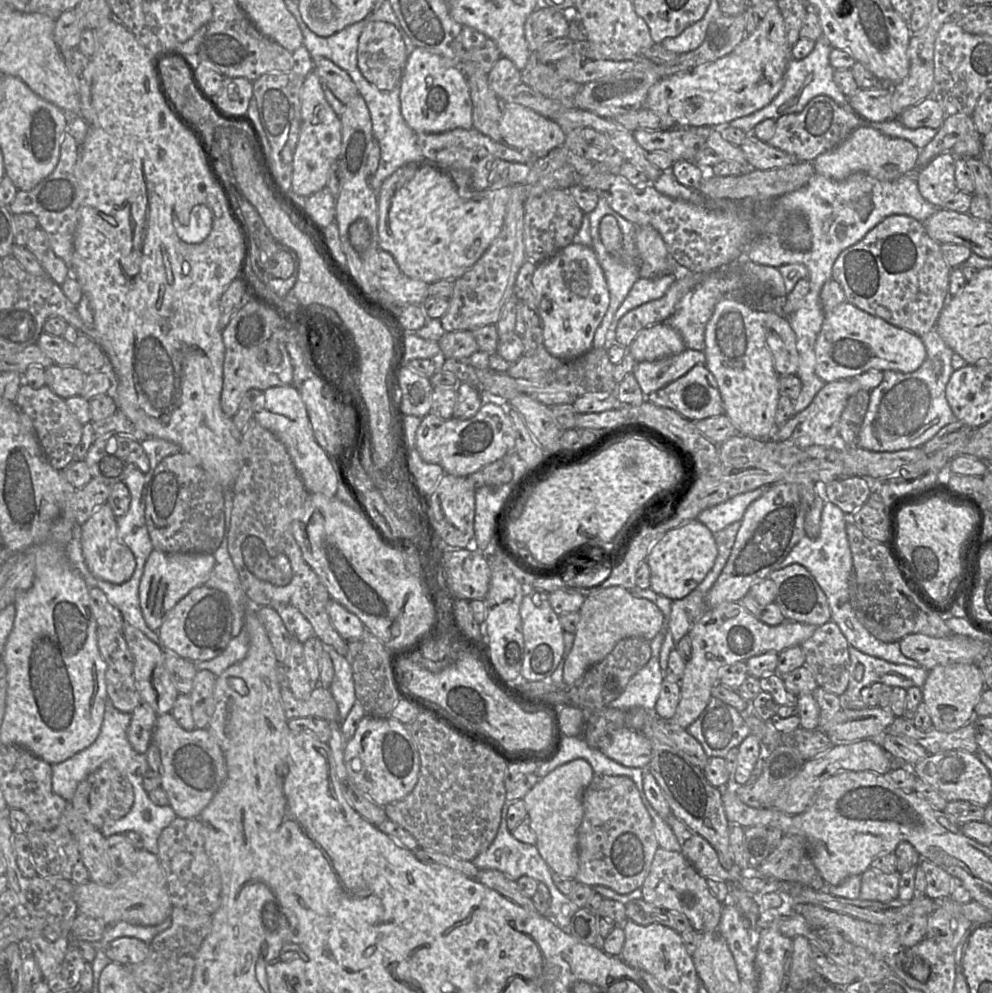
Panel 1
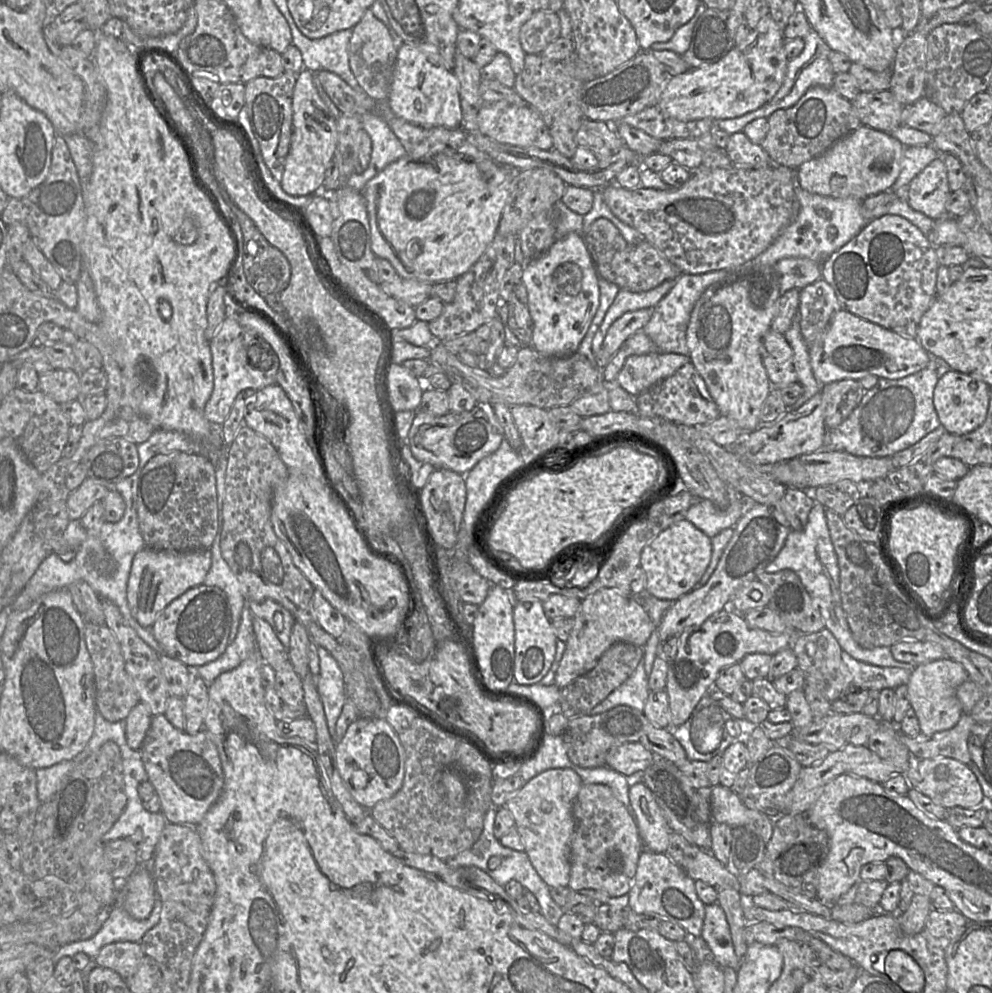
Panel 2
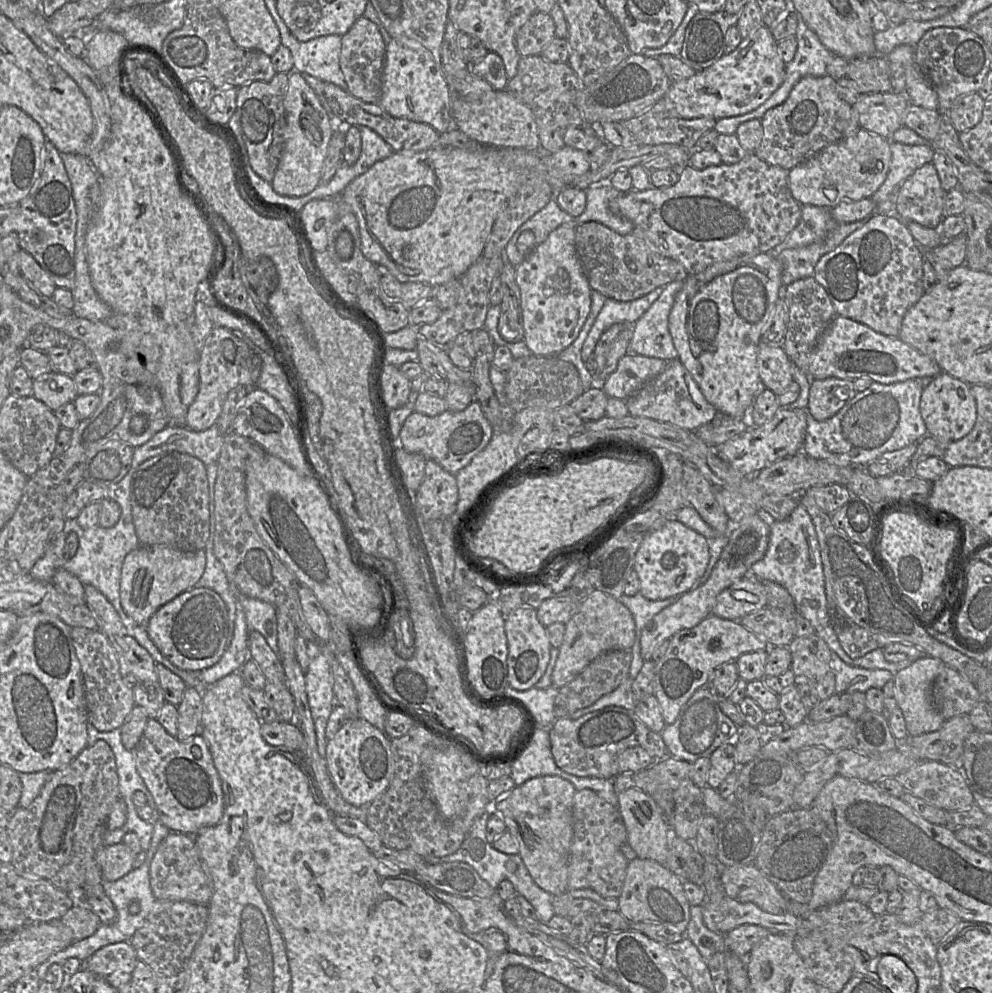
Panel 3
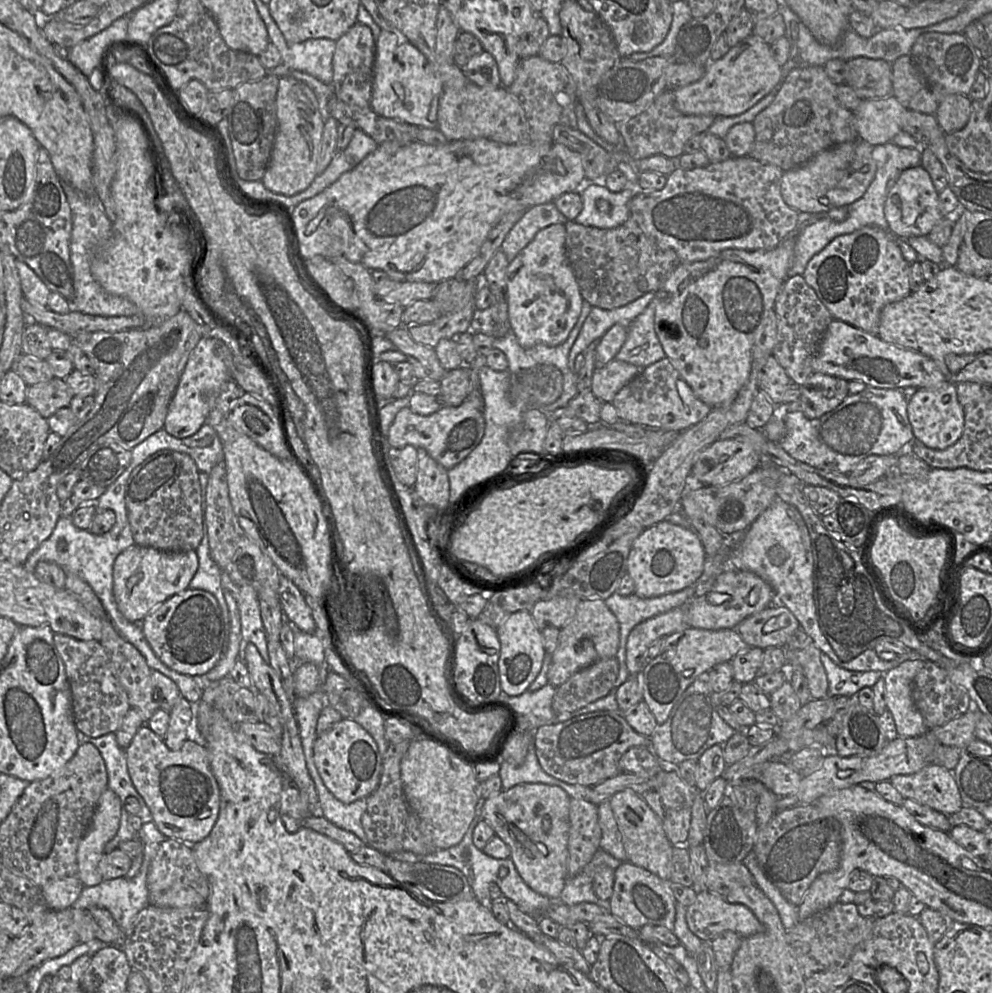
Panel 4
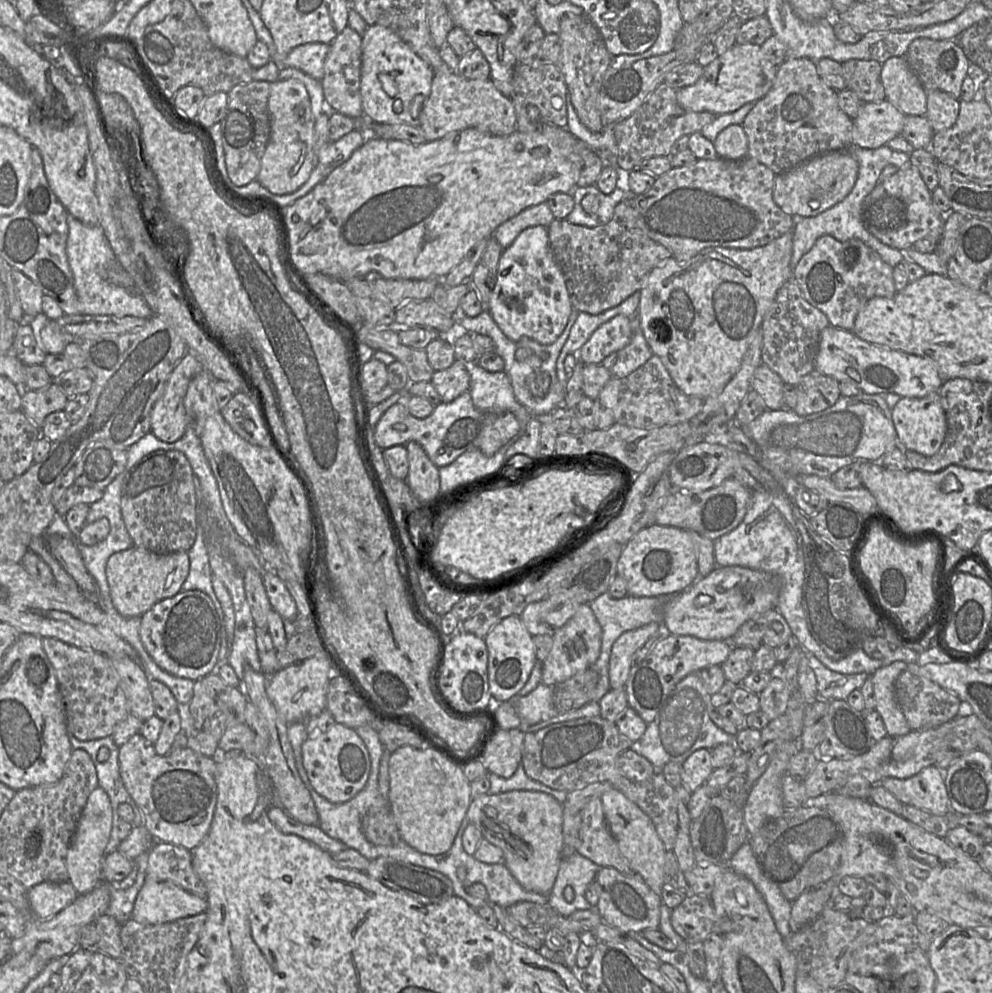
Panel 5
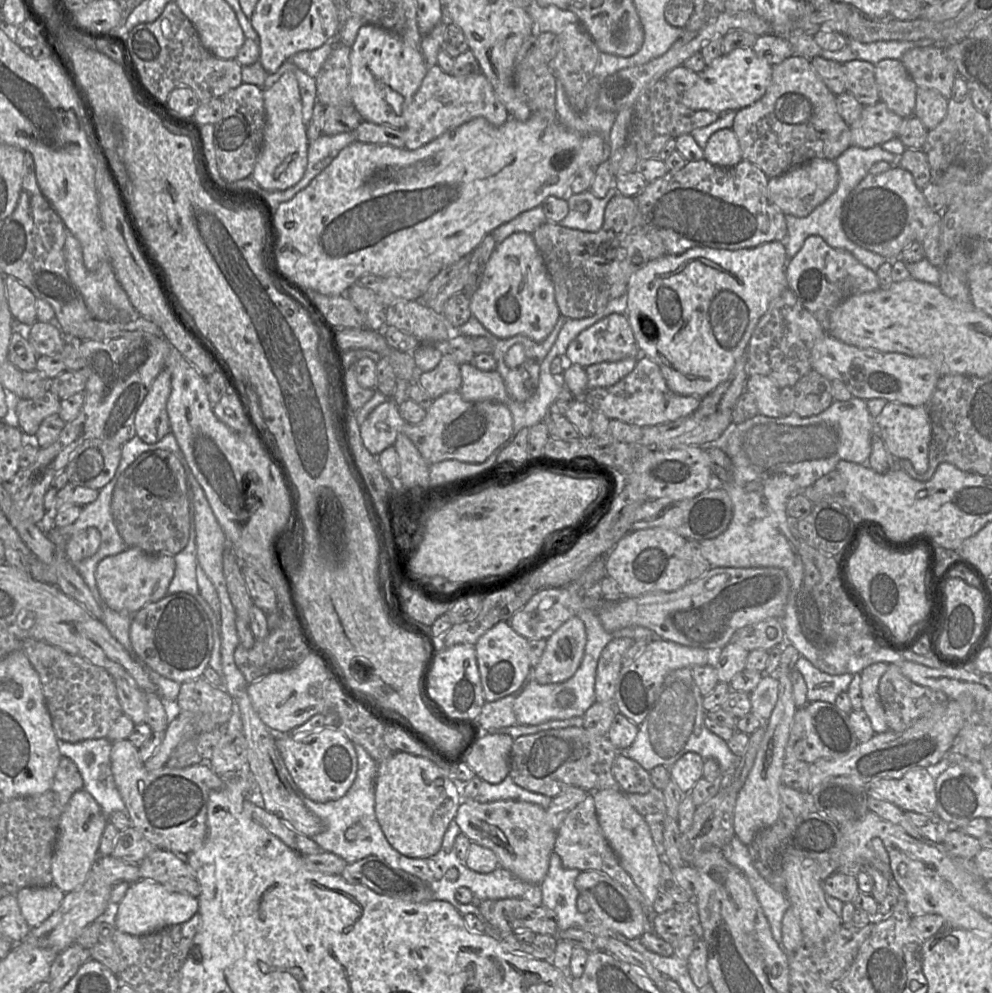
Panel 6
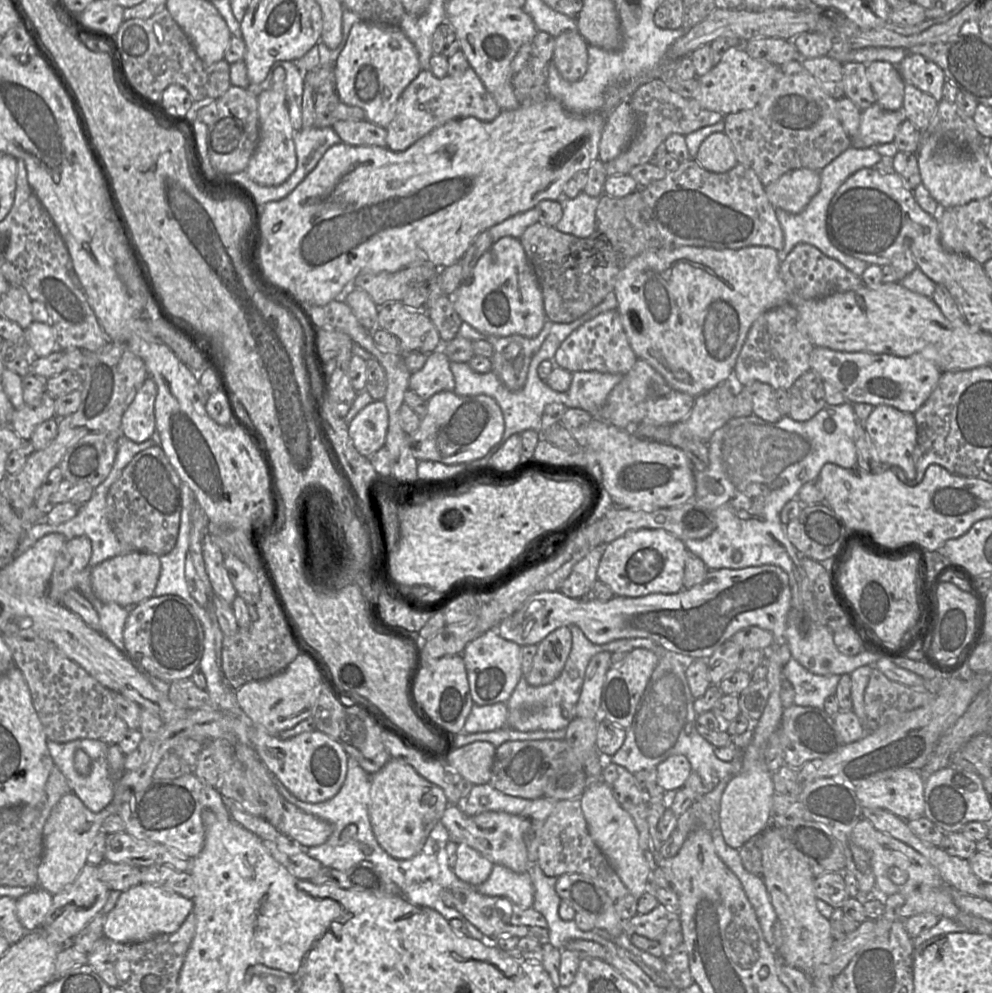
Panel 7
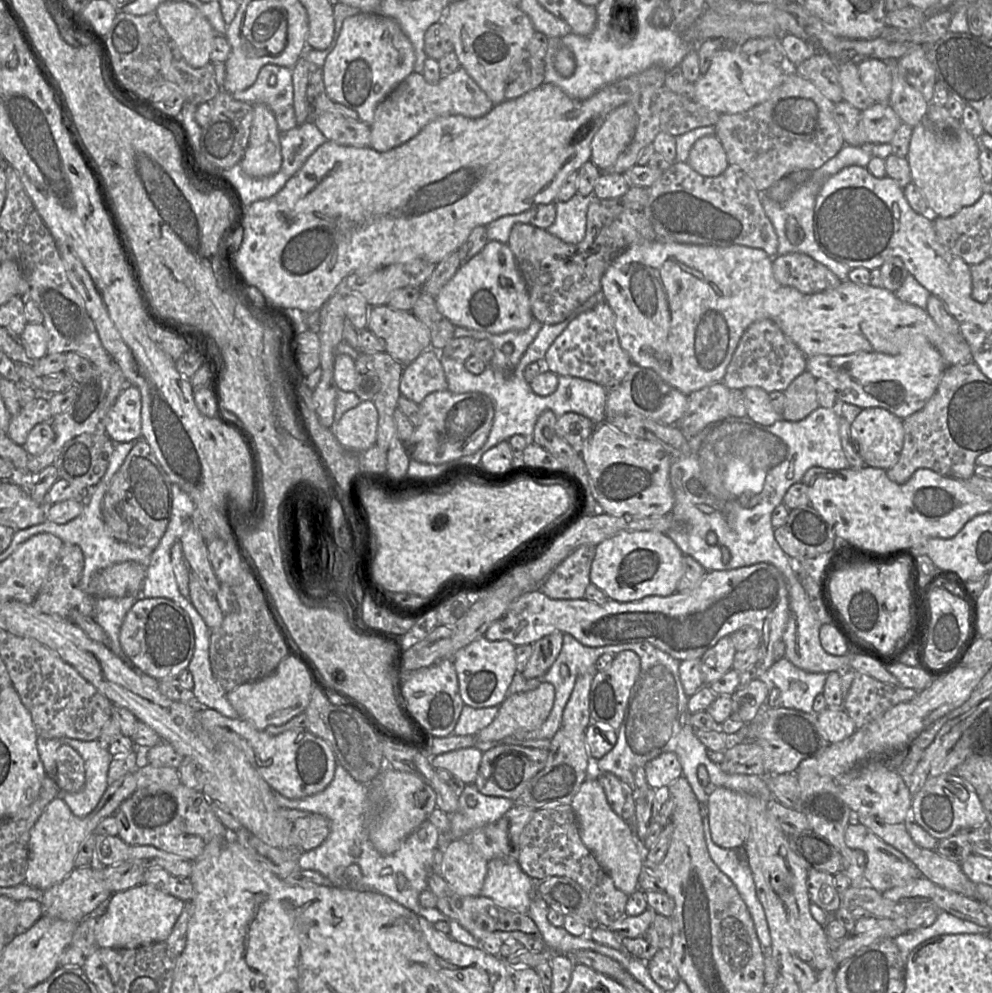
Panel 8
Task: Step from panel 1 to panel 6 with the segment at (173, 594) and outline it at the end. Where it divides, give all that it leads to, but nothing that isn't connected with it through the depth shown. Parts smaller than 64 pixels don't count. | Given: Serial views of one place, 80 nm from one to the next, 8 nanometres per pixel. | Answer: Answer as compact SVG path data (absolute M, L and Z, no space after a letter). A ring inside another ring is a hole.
M139 548L104 558L97 566L95 580L106 605L120 613L135 614L146 605L168 595L168 587L175 573L174 555L147 553Z

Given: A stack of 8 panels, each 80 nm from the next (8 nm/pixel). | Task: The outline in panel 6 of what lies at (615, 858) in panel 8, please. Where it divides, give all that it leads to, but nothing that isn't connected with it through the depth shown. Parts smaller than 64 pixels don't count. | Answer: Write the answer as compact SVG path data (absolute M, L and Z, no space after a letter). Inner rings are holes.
M600 789L591 793L599 825L607 842L619 858L623 869L646 899L649 909L660 892L662 860L653 840L650 826L620 790Z

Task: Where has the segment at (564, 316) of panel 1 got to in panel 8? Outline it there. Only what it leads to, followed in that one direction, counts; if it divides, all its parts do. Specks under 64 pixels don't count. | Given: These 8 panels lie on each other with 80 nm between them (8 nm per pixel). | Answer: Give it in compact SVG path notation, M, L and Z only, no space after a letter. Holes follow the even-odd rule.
M488 241L485 247L461 265L436 297L438 311L455 326L500 334L526 330L534 317L529 293L515 257L507 243Z

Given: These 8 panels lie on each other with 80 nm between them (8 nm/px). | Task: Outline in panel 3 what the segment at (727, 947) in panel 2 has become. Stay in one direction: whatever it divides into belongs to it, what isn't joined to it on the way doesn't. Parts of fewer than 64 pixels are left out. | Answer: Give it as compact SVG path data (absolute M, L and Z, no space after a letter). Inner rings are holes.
M692 905L691 918L684 932L698 948L704 959L710 959L715 953L726 951L724 934L719 934L708 929L702 919L702 908L700 905Z

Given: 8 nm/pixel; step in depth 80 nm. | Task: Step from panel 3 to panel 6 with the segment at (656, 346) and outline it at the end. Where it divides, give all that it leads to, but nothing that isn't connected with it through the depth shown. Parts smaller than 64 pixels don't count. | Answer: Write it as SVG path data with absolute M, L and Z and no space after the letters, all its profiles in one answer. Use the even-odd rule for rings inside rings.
M629 357L615 362L601 362L585 368L588 390L610 387L633 371L638 358Z

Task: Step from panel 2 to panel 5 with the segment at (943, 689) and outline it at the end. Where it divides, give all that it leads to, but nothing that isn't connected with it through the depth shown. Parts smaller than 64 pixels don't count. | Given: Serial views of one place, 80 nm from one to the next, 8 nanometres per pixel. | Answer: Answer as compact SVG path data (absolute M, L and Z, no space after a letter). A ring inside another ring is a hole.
M895 661L890 665L877 669L872 675L875 711L881 716L887 736L902 736L908 734L911 728L897 704L894 684L898 676L907 668L908 664Z

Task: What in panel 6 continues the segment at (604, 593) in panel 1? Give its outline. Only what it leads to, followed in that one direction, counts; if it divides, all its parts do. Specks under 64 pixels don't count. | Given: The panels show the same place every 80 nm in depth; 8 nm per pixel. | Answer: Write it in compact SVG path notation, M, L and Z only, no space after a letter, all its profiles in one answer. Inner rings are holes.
M574 616L549 638L539 663L533 668L534 680L541 684L561 683L579 668L587 642L584 622Z

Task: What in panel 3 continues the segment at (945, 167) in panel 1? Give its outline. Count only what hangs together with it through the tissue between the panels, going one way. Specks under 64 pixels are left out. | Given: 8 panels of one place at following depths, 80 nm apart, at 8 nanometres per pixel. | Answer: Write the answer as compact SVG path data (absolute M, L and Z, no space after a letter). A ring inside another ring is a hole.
M932 163L917 169L901 186L894 203L894 214L904 222L938 228L944 217L946 191Z

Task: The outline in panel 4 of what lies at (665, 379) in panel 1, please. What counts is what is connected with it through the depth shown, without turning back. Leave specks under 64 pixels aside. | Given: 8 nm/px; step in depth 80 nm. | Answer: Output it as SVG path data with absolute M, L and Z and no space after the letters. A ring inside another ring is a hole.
M613 359L606 365L595 369L590 390L603 403L612 403L615 395L642 369L644 368Z

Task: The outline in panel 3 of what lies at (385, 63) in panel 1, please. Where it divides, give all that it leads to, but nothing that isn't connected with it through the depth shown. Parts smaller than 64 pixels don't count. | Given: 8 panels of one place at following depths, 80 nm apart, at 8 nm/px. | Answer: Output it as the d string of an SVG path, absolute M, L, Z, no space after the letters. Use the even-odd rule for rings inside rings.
M361 16L348 33L342 36L341 41L339 65L344 75L346 90L350 94L367 103L379 103L385 54L386 42L377 25Z

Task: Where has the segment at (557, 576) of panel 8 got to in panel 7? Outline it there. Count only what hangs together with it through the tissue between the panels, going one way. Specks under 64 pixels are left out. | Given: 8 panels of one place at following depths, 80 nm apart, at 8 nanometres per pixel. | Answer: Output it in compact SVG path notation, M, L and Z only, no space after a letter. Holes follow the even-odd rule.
M599 545L592 549L572 569L565 580L560 592L573 599L590 597L590 591L597 580L597 569L606 545Z

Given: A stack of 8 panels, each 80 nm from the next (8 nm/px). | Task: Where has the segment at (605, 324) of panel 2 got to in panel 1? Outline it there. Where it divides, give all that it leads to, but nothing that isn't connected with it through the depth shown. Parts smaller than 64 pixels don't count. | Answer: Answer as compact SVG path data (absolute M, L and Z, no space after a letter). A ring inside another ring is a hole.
M669 273L662 275L660 277L656 278L639 278L636 283L632 286L630 289L628 295L626 296L625 300L622 302L620 307L617 309L612 323L610 325L610 329L607 332L607 340L605 342L605 348L608 350L609 347L612 345L619 345L616 342L616 327L619 322L619 320L627 314L629 311L656 299L661 298L667 291L668 289L672 286L672 284L676 281L677 279L677 274L675 273Z

